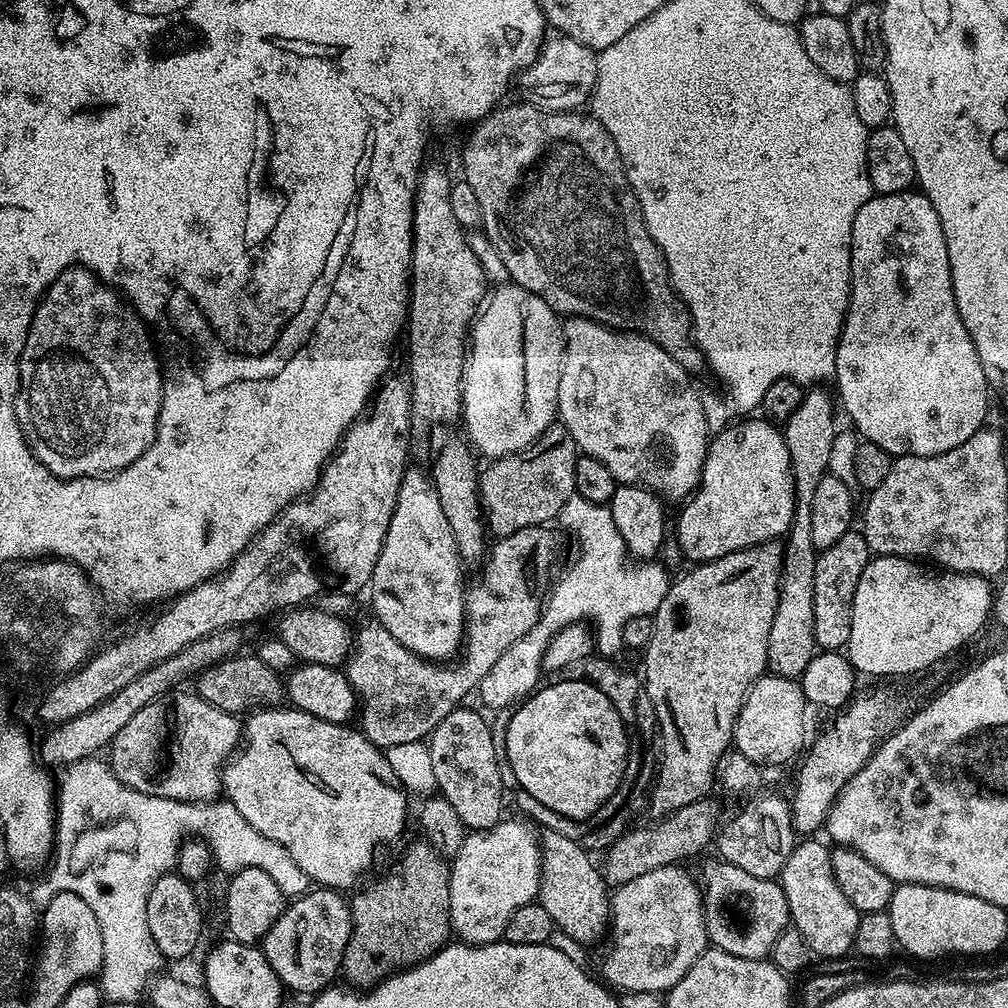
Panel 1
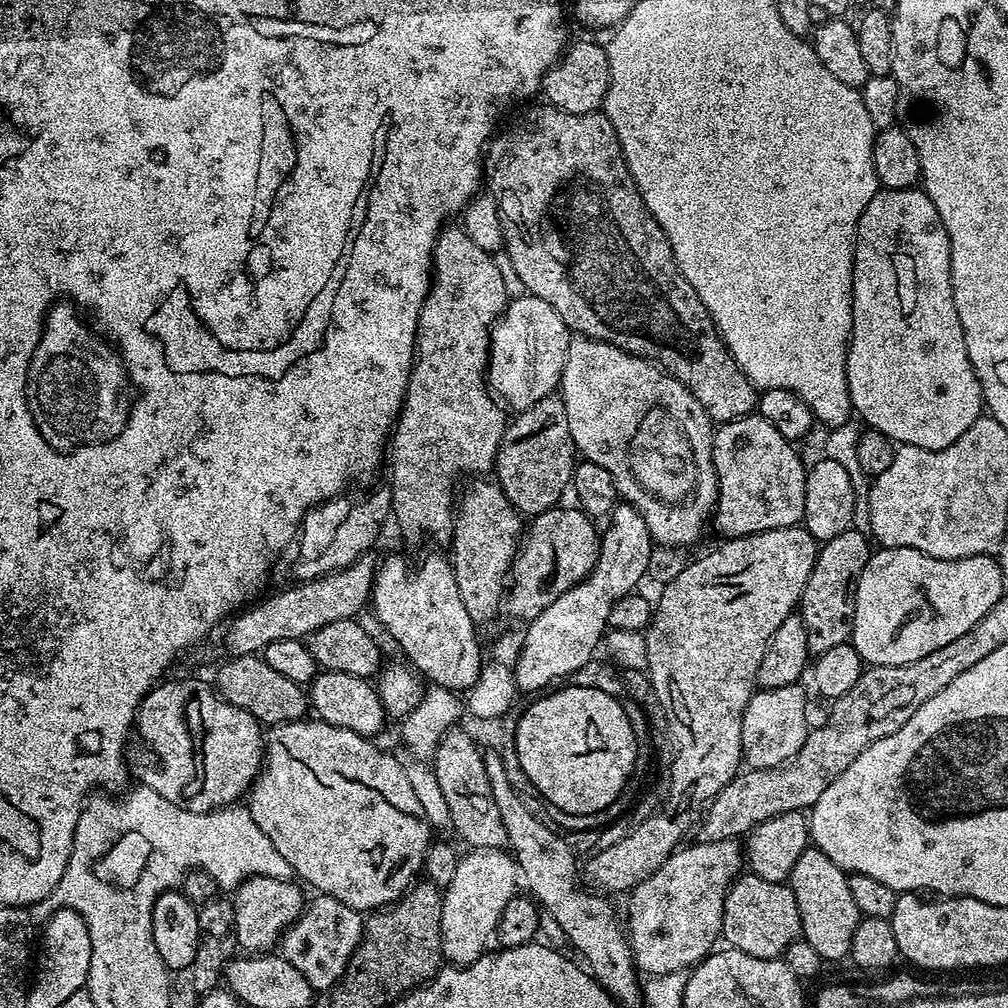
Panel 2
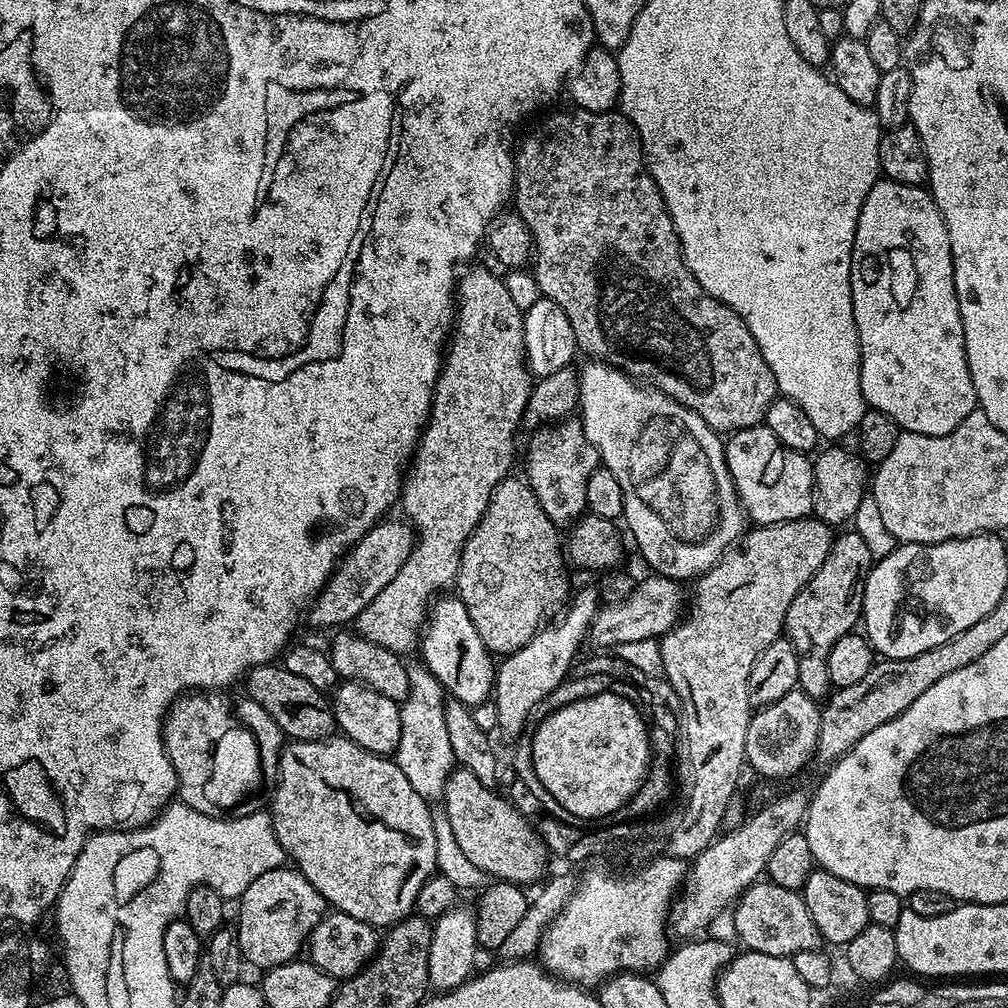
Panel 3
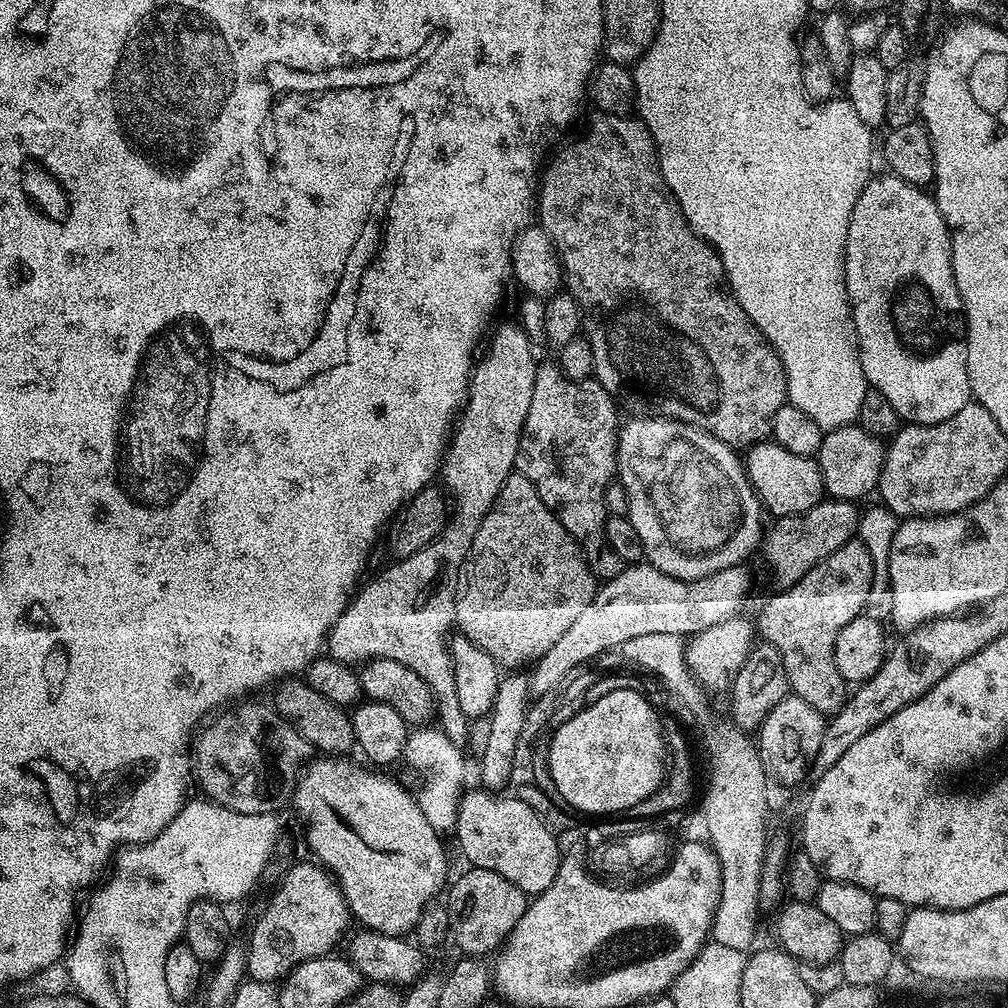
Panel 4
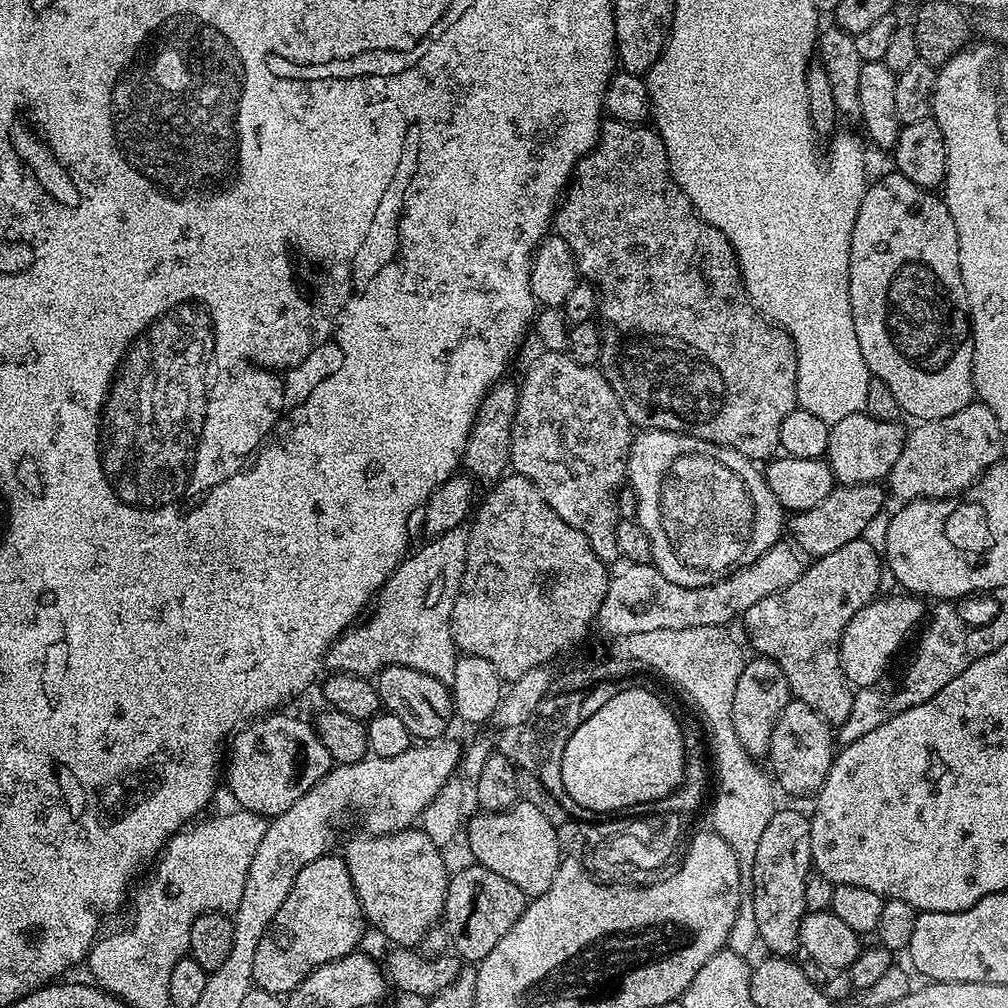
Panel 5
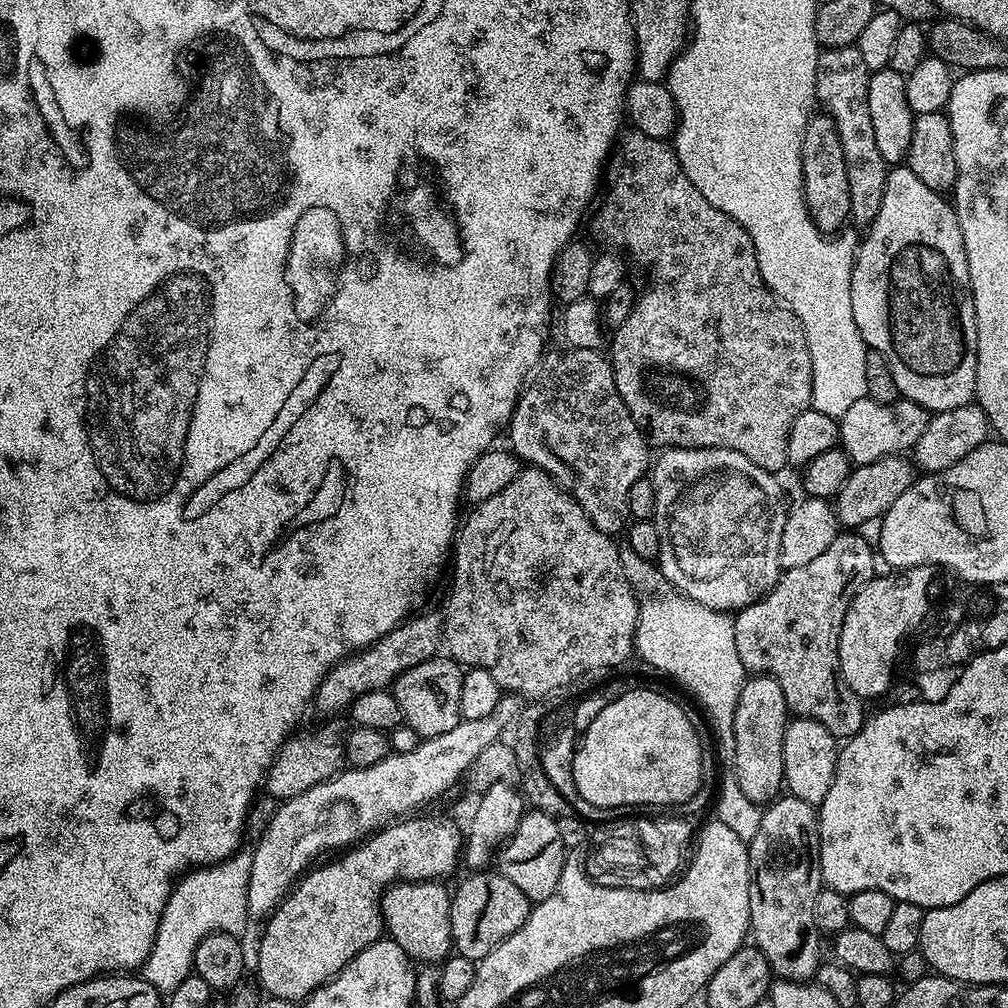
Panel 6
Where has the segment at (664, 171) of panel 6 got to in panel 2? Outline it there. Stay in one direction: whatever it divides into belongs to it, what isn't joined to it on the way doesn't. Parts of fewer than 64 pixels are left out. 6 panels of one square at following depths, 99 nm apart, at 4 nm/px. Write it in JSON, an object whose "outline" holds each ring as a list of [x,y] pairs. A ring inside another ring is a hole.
{"outline":[[[543,107],[534,109],[529,116],[522,117],[517,124],[510,125],[501,136],[499,133],[489,143],[482,160],[482,168],[487,179],[488,176],[492,179],[491,195],[495,196],[498,202],[500,221],[504,231],[503,251],[507,252],[515,267],[515,273],[522,278],[527,295],[542,298],[542,302],[550,302],[558,318],[562,318],[562,322],[568,327],[569,333],[587,336],[589,340],[601,340],[610,346],[618,346],[618,350],[633,352],[635,356],[641,356],[644,360],[659,364],[664,371],[678,378],[678,382],[682,382],[682,386],[686,386],[686,390],[690,390],[690,394],[694,394],[698,402],[702,402],[709,420],[723,422],[753,415],[758,404],[758,389],[748,380],[746,374],[738,366],[738,362],[728,352],[727,346],[724,345],[724,341],[720,339],[716,331],[716,323],[712,321],[712,315],[706,310],[706,306],[702,306],[702,298],[694,294],[694,286],[690,286],[690,282],[686,282],[686,278],[678,270],[672,253],[672,243],[666,238],[662,226],[658,226],[658,222],[650,214],[646,202],[642,202],[642,194],[626,166],[620,151],[620,139],[610,118],[600,110],[586,114],[570,114],[560,108]]]}

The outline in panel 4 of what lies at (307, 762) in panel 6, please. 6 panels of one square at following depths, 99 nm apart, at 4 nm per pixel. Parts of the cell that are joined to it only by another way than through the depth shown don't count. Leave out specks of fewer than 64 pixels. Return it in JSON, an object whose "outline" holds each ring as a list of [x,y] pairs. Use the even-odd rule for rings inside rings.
{"outline":[[[240,702],[232,706],[237,708],[224,710],[229,712],[221,711],[221,716],[213,724],[205,723],[199,729],[200,737],[198,732],[190,752],[194,761],[194,780],[200,783],[204,791],[201,793],[219,808],[234,810],[238,814],[276,814],[283,804],[287,805],[291,801],[302,767],[313,755],[314,749],[306,742],[306,738],[302,738],[302,734],[298,734],[298,730],[294,730],[294,726],[290,726],[290,722],[277,714],[275,707],[244,703],[248,702]]]}

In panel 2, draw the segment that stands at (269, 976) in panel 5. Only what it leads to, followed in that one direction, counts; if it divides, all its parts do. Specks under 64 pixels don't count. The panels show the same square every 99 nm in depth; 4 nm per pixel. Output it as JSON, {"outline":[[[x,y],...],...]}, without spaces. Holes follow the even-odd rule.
{"outline":[[[251,876],[243,880],[235,889],[232,900],[237,945],[241,949],[245,948],[248,954],[264,954],[275,949],[284,932],[299,919],[306,907],[303,891],[305,889],[292,880],[265,876]]]}

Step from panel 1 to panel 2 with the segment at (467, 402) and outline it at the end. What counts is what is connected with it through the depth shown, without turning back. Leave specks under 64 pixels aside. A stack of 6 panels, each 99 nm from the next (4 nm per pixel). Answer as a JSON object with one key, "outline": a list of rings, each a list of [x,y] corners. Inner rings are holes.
{"outline":[[[530,295],[509,299],[503,316],[490,329],[486,373],[489,389],[516,414],[553,395],[560,386],[569,339],[568,327],[562,318],[558,318],[550,302],[542,302],[542,298]]]}

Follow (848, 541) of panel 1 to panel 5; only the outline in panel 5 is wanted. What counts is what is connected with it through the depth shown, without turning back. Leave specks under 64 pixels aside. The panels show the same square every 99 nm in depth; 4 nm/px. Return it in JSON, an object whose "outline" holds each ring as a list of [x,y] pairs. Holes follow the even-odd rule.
{"outline":[[[863,539],[851,540],[846,542],[846,546],[838,546],[838,550],[834,550],[830,554],[815,557],[802,574],[802,578],[798,578],[798,582],[790,582],[790,586],[786,586],[786,590],[778,590],[766,598],[762,598],[762,602],[754,602],[754,606],[750,606],[750,610],[745,612],[742,617],[744,628],[748,631],[748,640],[757,648],[755,651],[761,656],[768,656],[774,662],[778,662],[778,666],[782,666],[782,674],[786,674],[789,693],[795,699],[801,700],[806,706],[810,706],[810,710],[817,712],[830,726],[839,726],[842,722],[846,722],[846,718],[850,718],[850,706],[854,706],[854,688],[848,683],[846,674],[842,670],[840,643],[850,618],[854,618],[854,614],[858,614],[858,610],[862,610],[869,602],[877,599],[879,592],[876,591],[880,588],[880,568],[882,572],[881,553],[876,552],[873,546],[870,546],[870,543]]]}

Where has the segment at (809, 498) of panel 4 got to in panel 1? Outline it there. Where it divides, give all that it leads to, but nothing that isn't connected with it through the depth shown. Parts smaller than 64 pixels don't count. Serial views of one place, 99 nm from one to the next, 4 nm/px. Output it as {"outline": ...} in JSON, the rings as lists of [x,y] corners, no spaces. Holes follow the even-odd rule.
{"outline":[[[744,418],[741,424],[732,424],[713,435],[708,442],[708,453],[700,475],[700,485],[683,501],[684,509],[676,520],[676,544],[693,565],[705,560],[717,560],[743,548],[767,544],[783,537],[792,524],[796,491],[790,466],[790,450],[786,450],[783,431],[767,419]]]}

